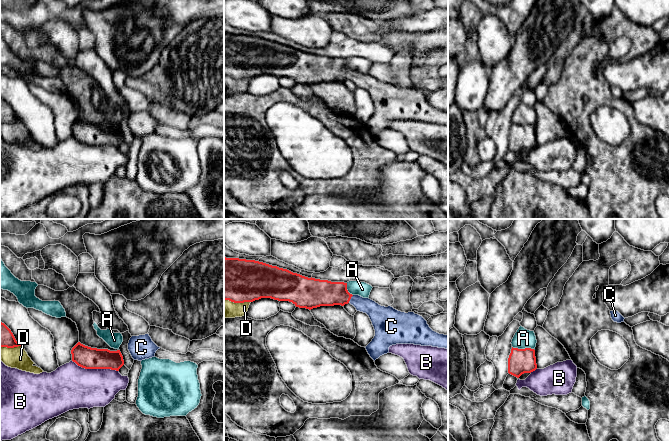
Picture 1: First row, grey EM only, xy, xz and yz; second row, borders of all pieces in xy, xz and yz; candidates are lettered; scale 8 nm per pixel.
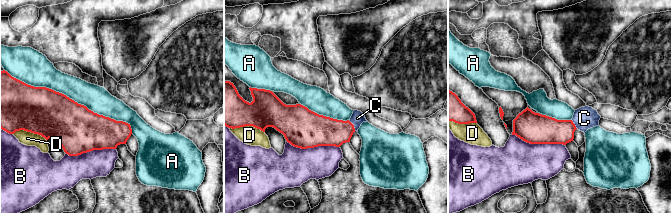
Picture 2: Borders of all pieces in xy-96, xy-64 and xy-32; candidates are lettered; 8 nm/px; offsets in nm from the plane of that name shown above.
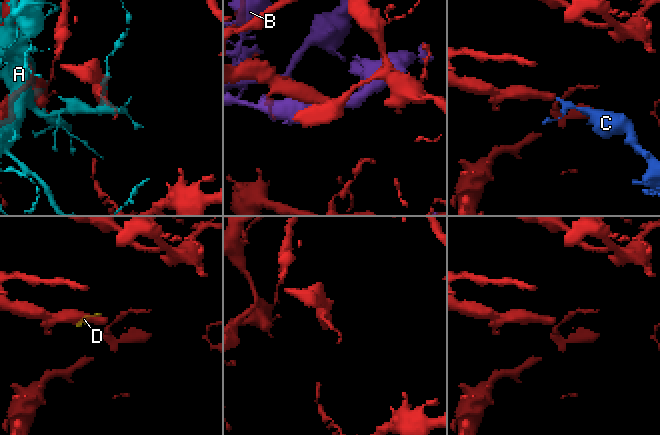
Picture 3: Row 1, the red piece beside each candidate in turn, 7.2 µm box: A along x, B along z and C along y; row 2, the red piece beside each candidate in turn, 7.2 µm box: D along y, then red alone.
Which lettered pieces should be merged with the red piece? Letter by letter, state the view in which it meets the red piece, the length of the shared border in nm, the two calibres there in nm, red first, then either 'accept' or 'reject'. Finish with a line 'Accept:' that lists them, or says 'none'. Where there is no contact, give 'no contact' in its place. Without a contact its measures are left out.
A: contact in yz; length 180 nm; calibres 200 and 160 nm; reject
B: contact in xy; length 380 nm; calibres 180 and 360 nm; reject
C: contact in xz; length 80 nm; calibres 200 and 140 nm; accept
D: contact in xz; length 220 nm; calibres 360 and 140 nm; reject
Accept: C

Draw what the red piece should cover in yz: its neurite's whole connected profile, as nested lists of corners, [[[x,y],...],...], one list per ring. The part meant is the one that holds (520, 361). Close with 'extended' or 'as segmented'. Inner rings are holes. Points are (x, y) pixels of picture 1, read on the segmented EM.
[[[531,348],[511,349],[508,358],[508,373],[519,378],[524,373],[531,373],[537,369],[535,350]]] | as segmented

